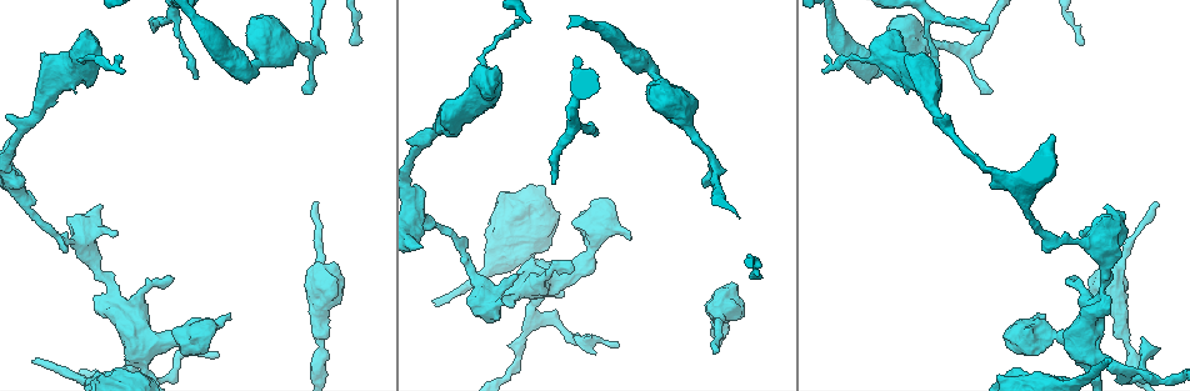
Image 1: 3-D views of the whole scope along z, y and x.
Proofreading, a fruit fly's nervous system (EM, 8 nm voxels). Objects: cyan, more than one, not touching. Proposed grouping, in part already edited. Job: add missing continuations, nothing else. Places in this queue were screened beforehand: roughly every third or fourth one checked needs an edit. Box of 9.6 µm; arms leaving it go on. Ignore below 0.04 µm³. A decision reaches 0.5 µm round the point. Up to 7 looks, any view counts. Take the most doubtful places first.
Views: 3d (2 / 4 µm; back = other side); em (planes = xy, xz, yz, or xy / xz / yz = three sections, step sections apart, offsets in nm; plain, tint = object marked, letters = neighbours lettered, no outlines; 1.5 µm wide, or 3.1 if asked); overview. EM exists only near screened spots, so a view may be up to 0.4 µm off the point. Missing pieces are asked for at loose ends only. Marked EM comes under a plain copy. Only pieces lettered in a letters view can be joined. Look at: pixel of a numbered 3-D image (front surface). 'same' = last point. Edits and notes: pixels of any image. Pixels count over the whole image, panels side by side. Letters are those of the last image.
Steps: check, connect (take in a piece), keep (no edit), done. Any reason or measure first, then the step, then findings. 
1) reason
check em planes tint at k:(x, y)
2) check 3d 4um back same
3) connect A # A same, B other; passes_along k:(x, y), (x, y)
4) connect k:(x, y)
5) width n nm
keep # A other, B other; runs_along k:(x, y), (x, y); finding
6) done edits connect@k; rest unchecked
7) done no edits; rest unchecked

thin end
check 3d 4um at 1:(1158, 202)

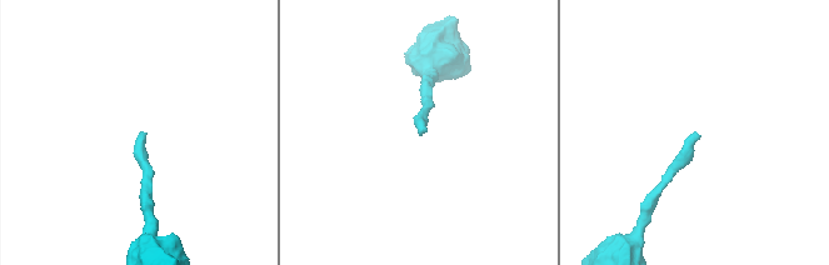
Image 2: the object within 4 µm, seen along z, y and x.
check em planes letters at 2:(697, 135)

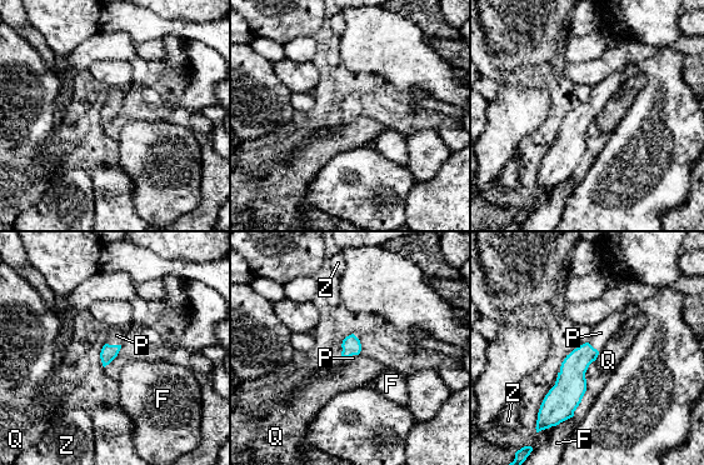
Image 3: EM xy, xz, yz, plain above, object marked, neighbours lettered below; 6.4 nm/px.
connect P # F other, P same, Q other, Z other; passes_along 3:(350, 345), (350, 355), (353, 358); the neuron continues

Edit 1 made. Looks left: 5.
branch stops here
check em planes tint at 1:(987, 30)

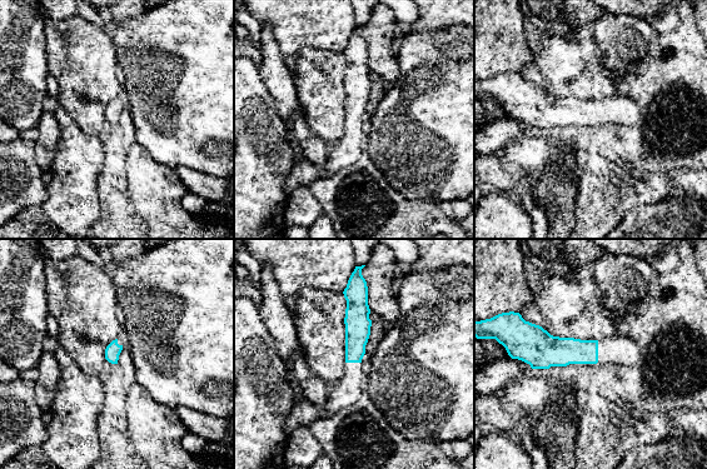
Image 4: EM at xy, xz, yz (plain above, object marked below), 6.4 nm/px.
check em planes letters same

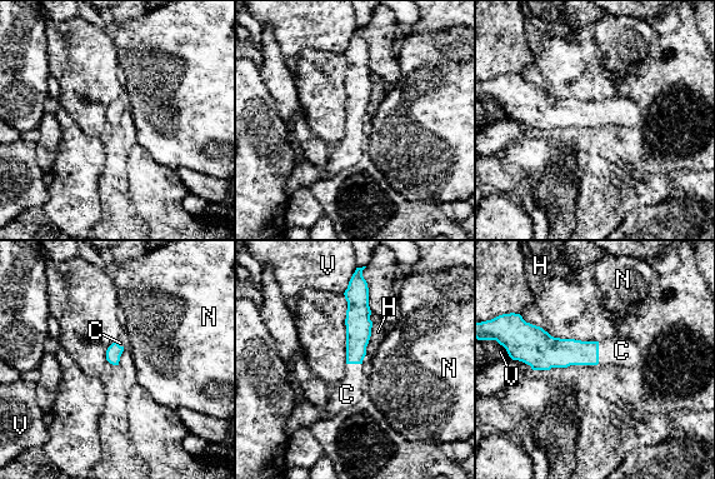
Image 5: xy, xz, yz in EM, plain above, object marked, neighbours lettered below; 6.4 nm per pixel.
longest_contact H 220 nm
connect C # C same, H other, N other, V other; the neuron continues

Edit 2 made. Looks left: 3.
free end
check 3d 4um back at 1:(437, 306)

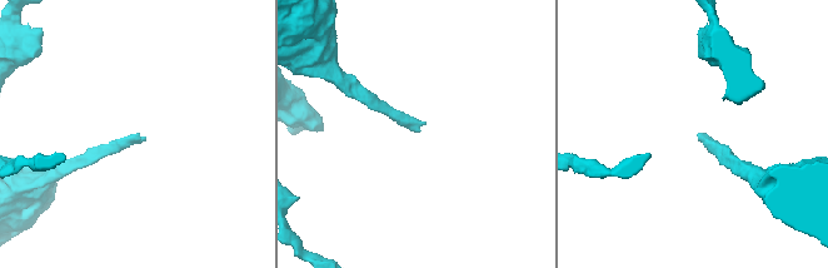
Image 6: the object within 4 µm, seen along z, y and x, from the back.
shape alone is not enough
check em planes letters at 6:(697, 134)

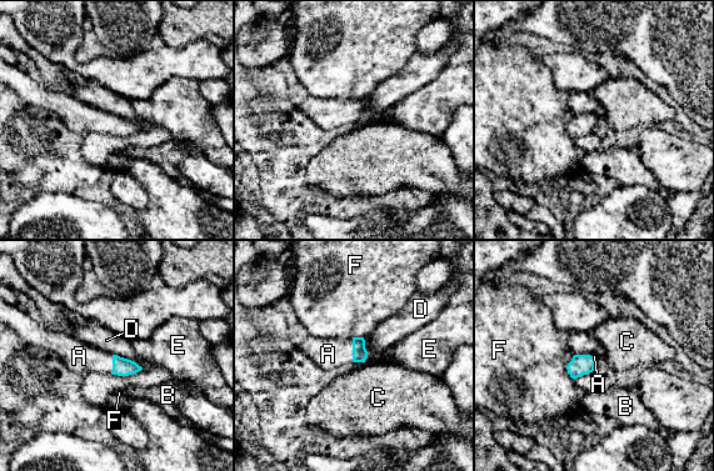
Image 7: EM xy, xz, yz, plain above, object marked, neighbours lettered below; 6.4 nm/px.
width 100 nm
connect A # A same, B other, C other, D other, E other, F other; the neuron continues

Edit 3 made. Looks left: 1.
done edits connect@3, connect@5, connect@7; rest unchecked

